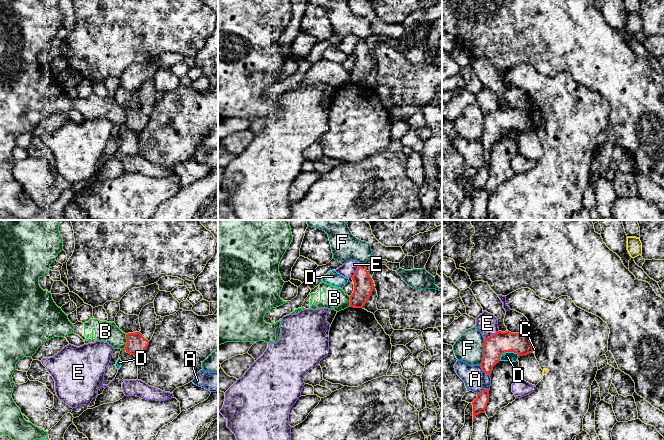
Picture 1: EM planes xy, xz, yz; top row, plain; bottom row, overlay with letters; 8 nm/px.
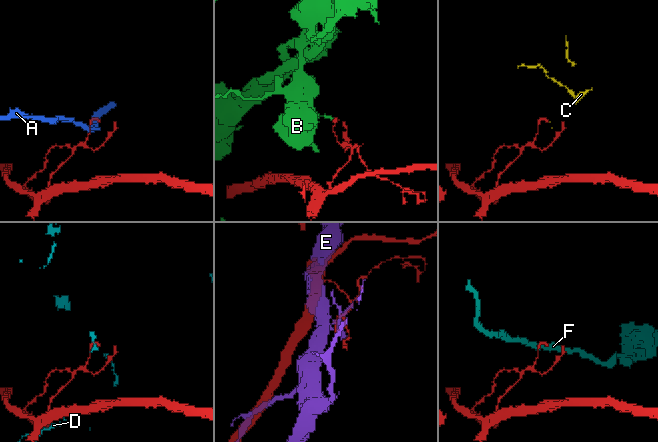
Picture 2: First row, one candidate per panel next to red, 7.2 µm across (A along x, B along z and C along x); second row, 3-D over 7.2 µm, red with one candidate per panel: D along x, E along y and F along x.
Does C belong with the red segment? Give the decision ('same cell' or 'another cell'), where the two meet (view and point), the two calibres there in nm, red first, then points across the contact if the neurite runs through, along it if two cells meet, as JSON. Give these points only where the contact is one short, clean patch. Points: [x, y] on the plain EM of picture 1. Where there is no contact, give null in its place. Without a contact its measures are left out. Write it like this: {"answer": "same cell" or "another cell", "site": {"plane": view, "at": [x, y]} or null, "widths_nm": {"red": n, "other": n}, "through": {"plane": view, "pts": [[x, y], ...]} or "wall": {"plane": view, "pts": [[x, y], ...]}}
{"answer": "another cell", "site": {"plane": "yz", "at": [532, 125]}, "widths_nm": {"red": 170, "other": 30}, "wall": {"plane": "yz", "pts": [[532, 123], [533, 127]]}}

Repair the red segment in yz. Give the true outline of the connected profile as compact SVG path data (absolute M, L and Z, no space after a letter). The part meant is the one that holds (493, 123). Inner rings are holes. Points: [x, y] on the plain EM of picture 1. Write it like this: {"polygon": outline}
{"polygon": "M498 107L496 110L484 116L482 146L491 152L493 143L500 137L505 128L514 128L518 132L527 131L533 128L530 117L530 110L511 109L509 107Z"}

